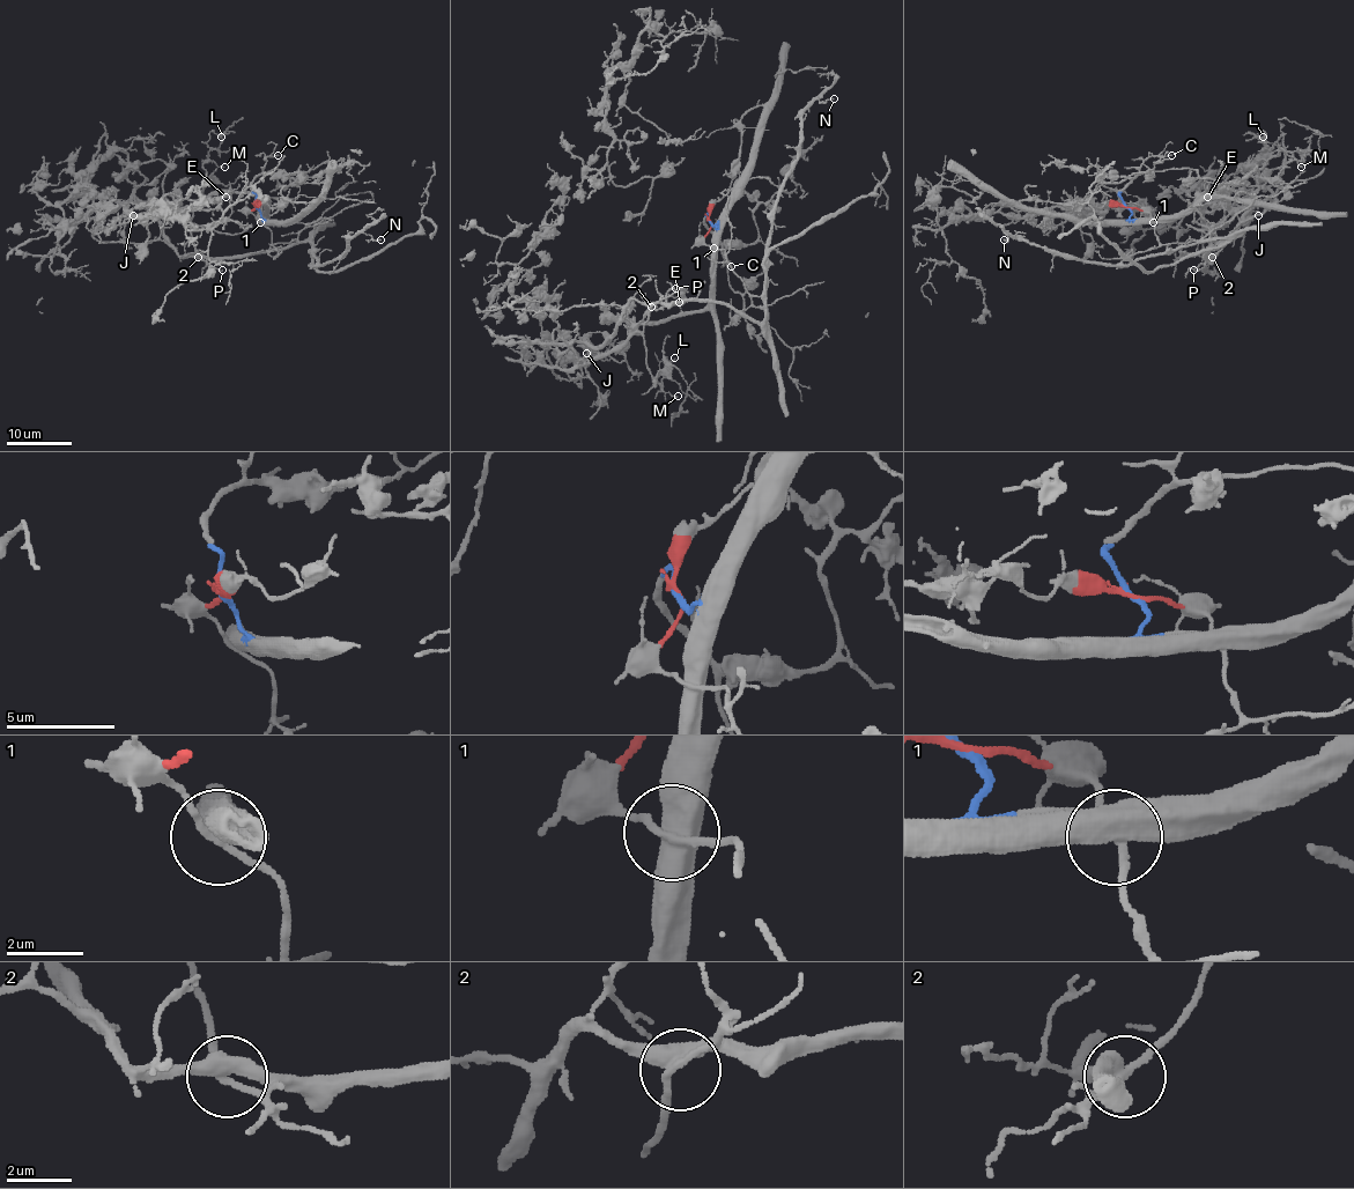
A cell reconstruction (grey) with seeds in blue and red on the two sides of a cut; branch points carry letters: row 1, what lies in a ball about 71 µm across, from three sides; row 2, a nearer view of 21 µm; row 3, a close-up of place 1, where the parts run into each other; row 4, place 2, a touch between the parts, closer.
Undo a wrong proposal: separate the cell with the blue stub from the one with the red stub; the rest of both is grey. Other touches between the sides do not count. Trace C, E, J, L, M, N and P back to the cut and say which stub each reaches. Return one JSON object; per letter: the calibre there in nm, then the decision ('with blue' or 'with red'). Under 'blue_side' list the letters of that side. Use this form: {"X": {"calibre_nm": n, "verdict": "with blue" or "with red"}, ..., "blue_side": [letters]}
{"C": {"calibre_nm": 100, "verdict": "with blue"}, "E": {"calibre_nm": 90, "verdict": "with blue"}, "J": {"calibre_nm": 160, "verdict": "with blue"}, "L": {"calibre_nm": 90, "verdict": "with blue"}, "M": {"calibre_nm": 110, "verdict": "with blue"}, "N": {"calibre_nm": 110, "verdict": "with red"}, "P": {"calibre_nm": 110, "verdict": "with blue"}, "blue_side": ["C", "E", "J", "L", "M", "P"]}

